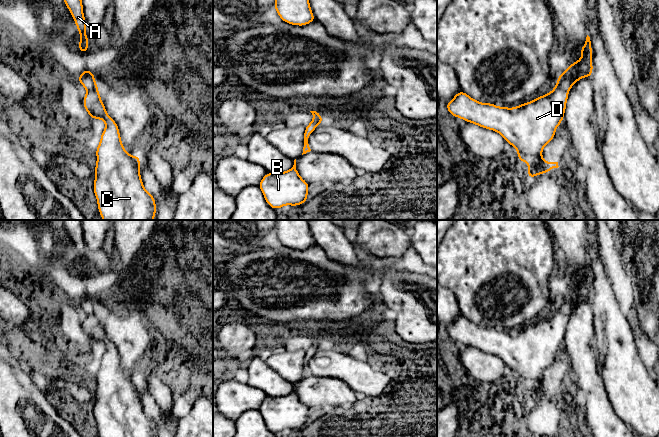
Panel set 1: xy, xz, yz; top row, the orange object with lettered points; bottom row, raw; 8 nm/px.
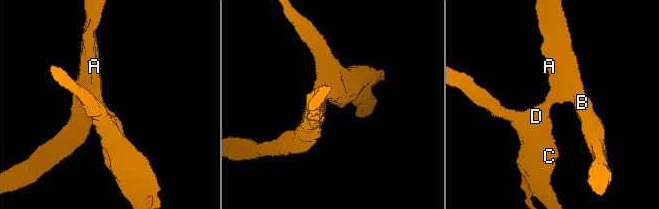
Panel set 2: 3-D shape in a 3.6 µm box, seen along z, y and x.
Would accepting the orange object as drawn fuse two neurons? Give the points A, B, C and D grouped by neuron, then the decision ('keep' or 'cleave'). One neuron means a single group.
A B / C D | cleave

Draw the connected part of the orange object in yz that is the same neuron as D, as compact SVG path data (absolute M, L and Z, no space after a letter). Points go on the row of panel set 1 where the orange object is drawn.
M558 86L548 94L537 97L535 100L522 103L515 108L497 107L492 103L480 103L460 90L454 98L446 103L449 113L466 122L476 124L501 134L506 142L518 151L518 160L528 162L527 176L534 178L539 174L548 173L552 168L558 168L558 162L547 162L542 159L542 149L556 135L555 130L564 119L568 92Z

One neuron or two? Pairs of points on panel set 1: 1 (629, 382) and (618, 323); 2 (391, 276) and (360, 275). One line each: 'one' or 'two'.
1: one
2: two

